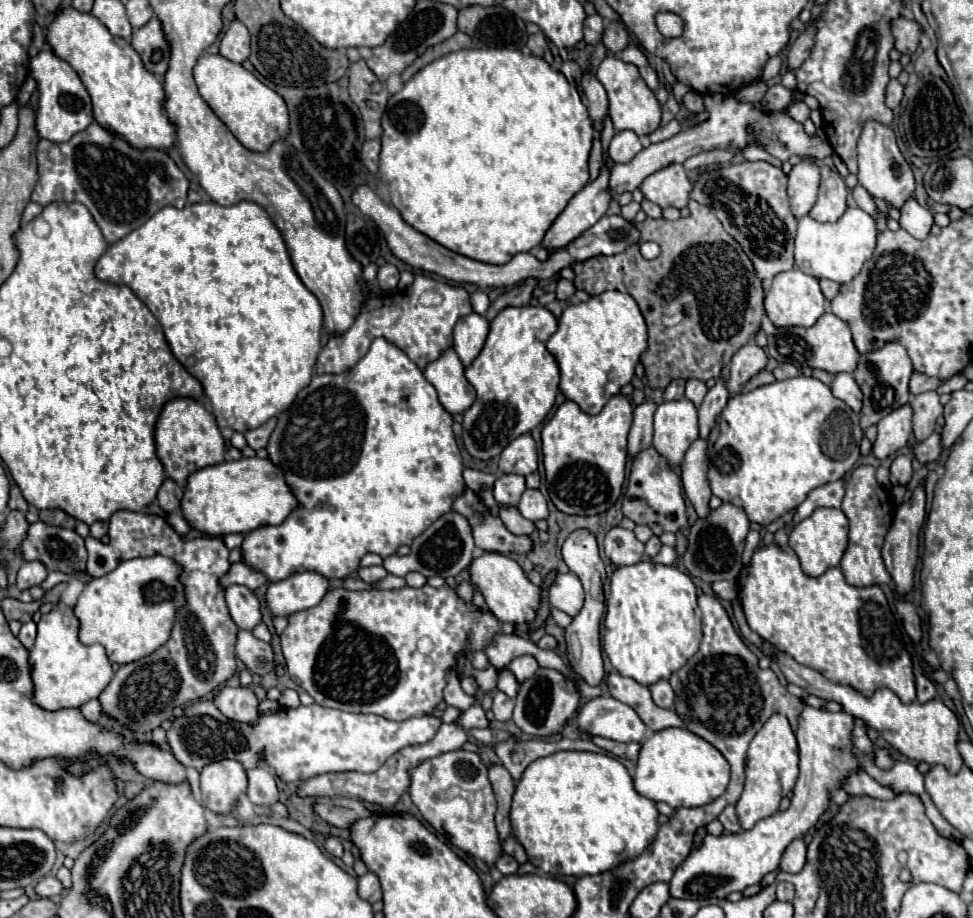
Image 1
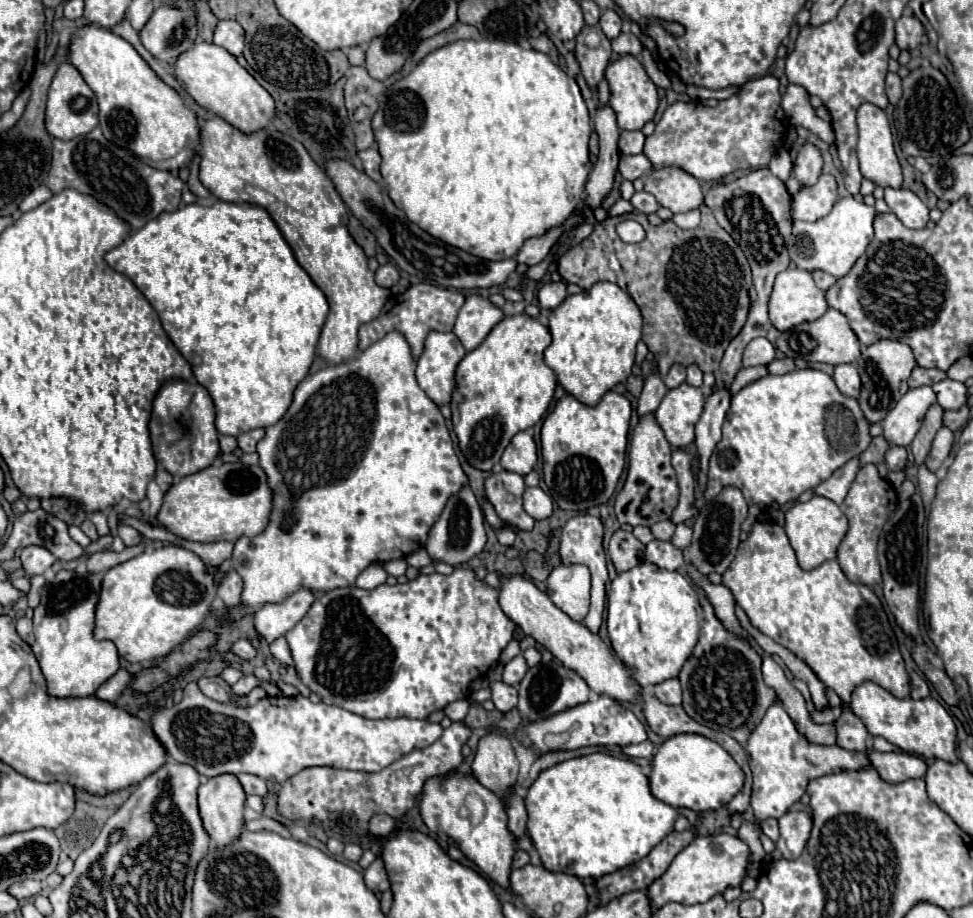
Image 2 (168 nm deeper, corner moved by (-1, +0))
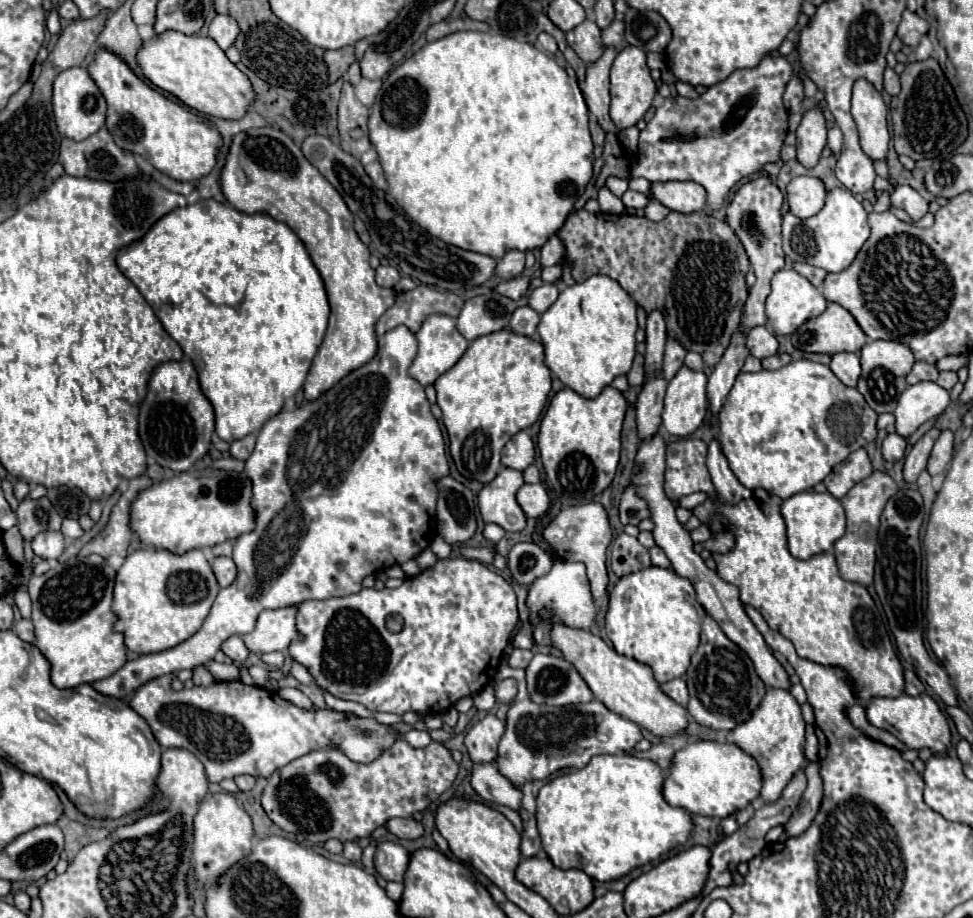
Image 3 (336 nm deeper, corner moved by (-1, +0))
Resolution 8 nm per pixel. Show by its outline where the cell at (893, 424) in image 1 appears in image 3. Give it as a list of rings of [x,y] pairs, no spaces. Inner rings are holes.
[[[918,382],[904,390],[896,406],[896,432],[904,438],[924,422],[938,418],[950,404],[950,392],[936,382]]]

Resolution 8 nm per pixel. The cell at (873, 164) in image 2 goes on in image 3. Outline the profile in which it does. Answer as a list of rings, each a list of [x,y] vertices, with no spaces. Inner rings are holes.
[[[860,78],[852,90],[852,118],[860,132],[860,146],[872,160],[886,160],[888,152],[888,120],[886,104],[880,92]]]

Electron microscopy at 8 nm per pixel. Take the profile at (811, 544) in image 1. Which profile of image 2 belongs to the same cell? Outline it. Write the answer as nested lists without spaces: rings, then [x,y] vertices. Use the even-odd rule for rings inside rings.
[[[814,496],[812,500],[802,502],[798,506],[792,506],[786,512],[784,530],[790,538],[790,544],[798,556],[798,564],[802,566],[802,570],[814,570],[822,562],[836,558],[838,546],[848,530],[848,520],[832,500],[822,498],[822,496]]]

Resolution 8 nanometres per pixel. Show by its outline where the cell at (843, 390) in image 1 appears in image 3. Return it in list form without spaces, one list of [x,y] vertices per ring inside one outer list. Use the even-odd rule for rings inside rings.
[[[842,352],[834,354],[830,362],[830,370],[846,384],[846,386],[856,386],[858,376],[860,376],[860,360],[856,354]]]

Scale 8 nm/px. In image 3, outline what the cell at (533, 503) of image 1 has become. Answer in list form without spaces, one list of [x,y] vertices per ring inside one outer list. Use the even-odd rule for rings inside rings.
[[[524,484],[518,490],[516,500],[527,518],[539,519],[543,517],[551,505],[550,496],[542,484]]]

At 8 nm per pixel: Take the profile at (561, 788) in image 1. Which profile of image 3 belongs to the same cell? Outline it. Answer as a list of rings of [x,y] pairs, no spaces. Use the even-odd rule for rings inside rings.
[[[630,754],[594,756],[586,764],[586,768],[550,780],[542,786],[536,798],[538,832],[548,858],[554,862],[556,868],[578,868],[586,872],[592,880],[612,882],[626,876],[630,870],[660,858],[678,844],[684,844],[694,828],[692,818],[686,810],[674,808],[664,800],[662,782],[664,774],[656,762]]]

